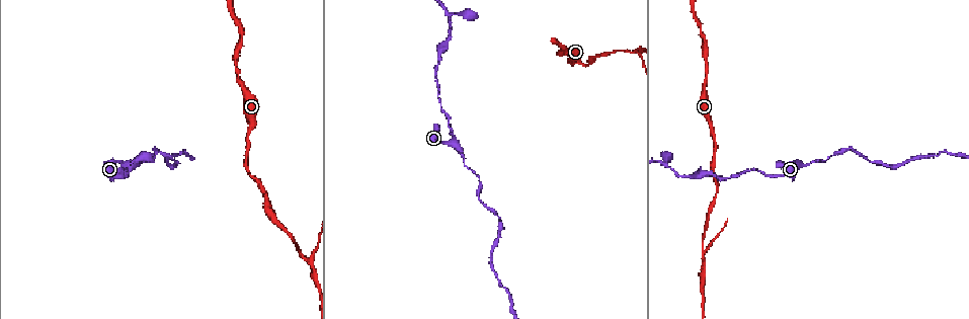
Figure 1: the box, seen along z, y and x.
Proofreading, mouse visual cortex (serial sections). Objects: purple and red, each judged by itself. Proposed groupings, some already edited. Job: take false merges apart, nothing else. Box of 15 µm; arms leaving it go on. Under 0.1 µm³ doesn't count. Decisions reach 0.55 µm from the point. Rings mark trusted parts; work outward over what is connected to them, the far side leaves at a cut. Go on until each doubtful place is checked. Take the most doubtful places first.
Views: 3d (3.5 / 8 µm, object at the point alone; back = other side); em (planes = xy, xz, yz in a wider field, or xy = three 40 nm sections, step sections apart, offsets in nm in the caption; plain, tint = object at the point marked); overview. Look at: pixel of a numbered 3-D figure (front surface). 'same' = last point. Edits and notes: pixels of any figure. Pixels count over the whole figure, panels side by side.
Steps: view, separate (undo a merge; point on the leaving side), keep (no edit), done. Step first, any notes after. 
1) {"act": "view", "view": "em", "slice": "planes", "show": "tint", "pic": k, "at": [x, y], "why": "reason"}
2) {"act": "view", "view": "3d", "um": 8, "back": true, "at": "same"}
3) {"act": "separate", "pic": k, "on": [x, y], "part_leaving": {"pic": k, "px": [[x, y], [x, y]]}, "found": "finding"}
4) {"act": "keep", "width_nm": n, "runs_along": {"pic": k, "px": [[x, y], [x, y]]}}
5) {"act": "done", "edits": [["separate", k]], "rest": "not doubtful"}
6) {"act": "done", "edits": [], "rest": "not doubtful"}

{"act": "view", "view": "3d", "um": 8, "pic": 1, "at": [703, 259], "why": "three arms meet"}

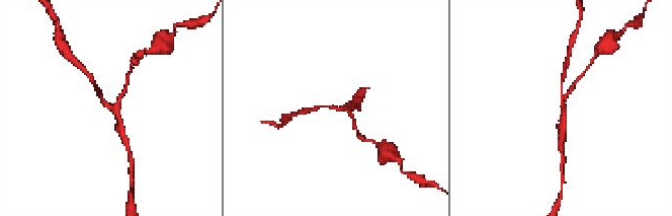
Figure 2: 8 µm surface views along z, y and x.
{"act": "view", "view": "3d", "um": 3.5, "pic": 2, "at": [336, 110], "why": "closer look"}

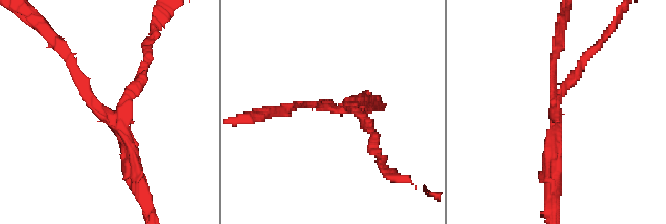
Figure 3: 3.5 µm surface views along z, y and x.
{"act": "view", "view": "em", "slice": "xy", "step": 5, "show": "tint", "pic": 3, "at": [112, 117], "arms": 3, "arm_widths_nm": [150, 150, 200], "why": "now the EM"}

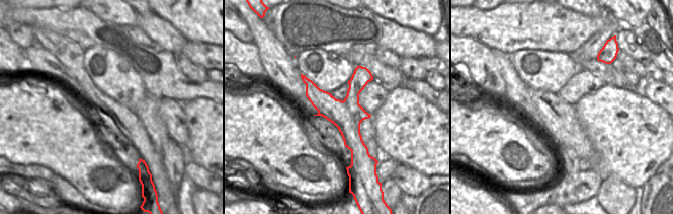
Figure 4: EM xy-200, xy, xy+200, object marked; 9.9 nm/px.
{"act": "separate", "pic": 3, "on": [577, 72], "part_leaving": {"pic": 3, "px": [[561, 95], [578, 68], [614, 24]]}, "found": "two cells meet here"}

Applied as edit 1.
{"act": "view", "view": "3d", "um": 3.5, "pic": 1, "at": [455, 144]}

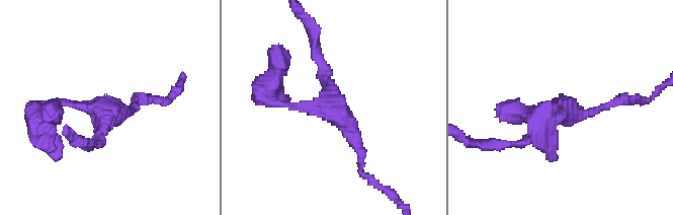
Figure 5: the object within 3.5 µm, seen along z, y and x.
{"act": "view", "view": "em", "slice": "xy", "step": 5, "show": "tint", "pic": 5, "at": [560, 109], "why": "need the tissue"}

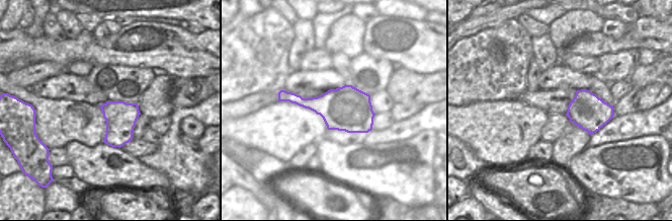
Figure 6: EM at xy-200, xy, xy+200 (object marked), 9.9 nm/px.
{"act": "keep", "width_nm": 440, "runs_along": {"pic": 5, "px": [[268, 95], [331, 109], [318, 57]]}, "found": "one cell here"}

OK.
{"act": "view", "view": "3d", "um": 3.5, "pic": 1, "at": [126, 164], "why": "branch point"}

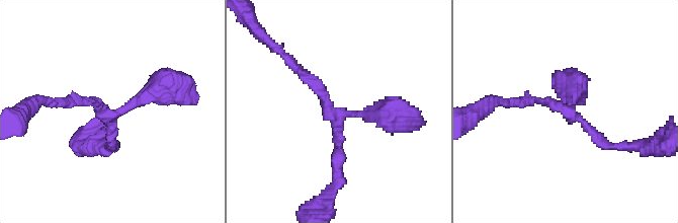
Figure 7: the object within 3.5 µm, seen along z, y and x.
{"act": "view", "view": "em", "slice": "xy", "step": 3, "show": "tint", "pic": 7, "at": [113, 116], "arms": 3, "arm_widths_nm": [150, 150, 250]}

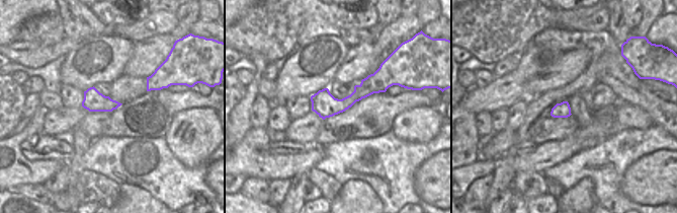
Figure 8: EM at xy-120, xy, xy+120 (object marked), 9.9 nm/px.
{"act": "keep", "width_nm": 240, "runs_along": {"pic": 7, "px": [[630, 147], [605, 147], [572, 116], [569, 85]]}, "found": "all the same cell"}

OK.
{"act": "done", "edits": [["separate", 3]], "rest": "not doubtful"}

